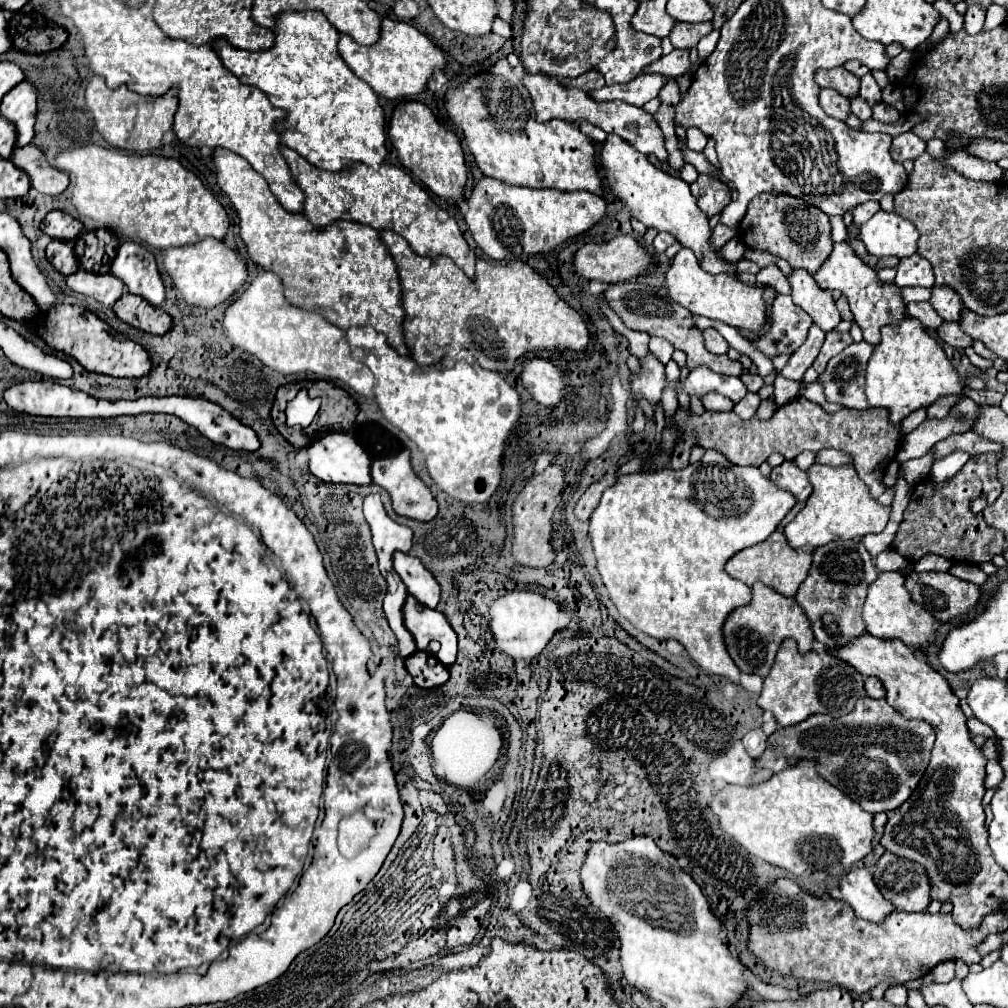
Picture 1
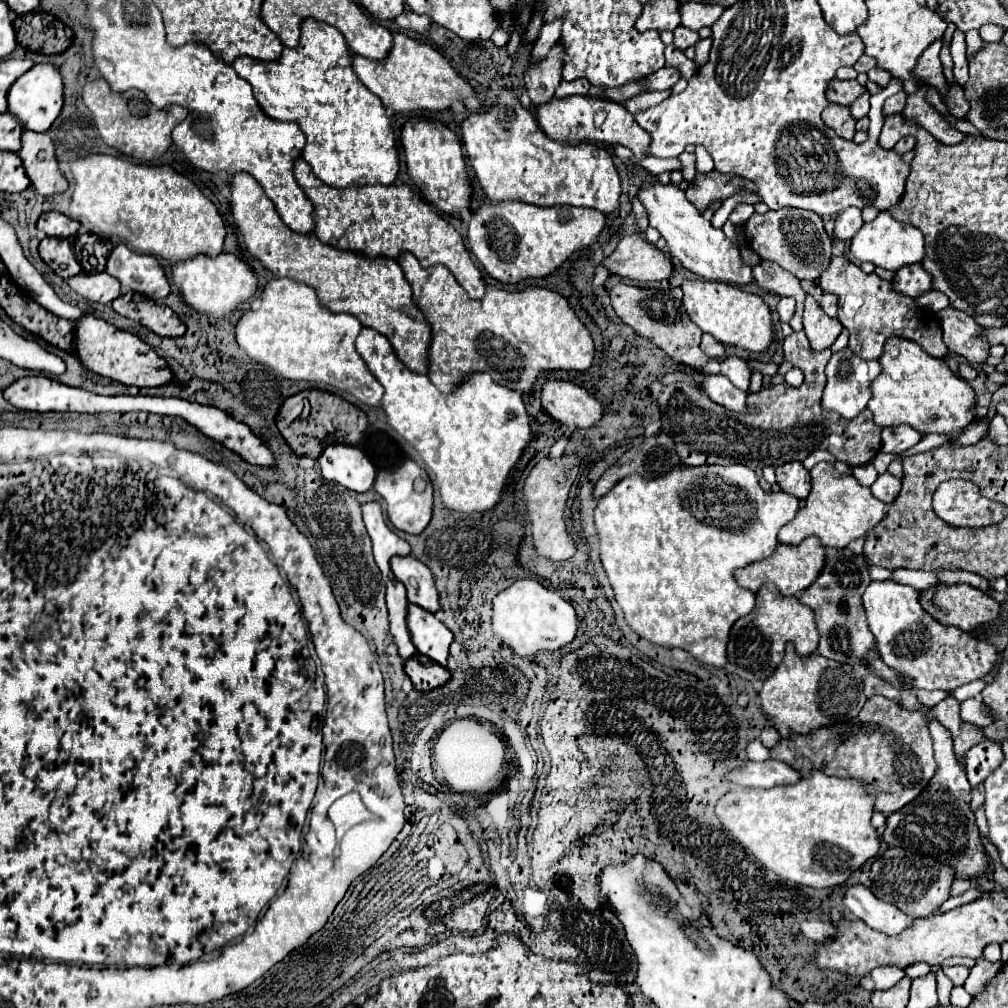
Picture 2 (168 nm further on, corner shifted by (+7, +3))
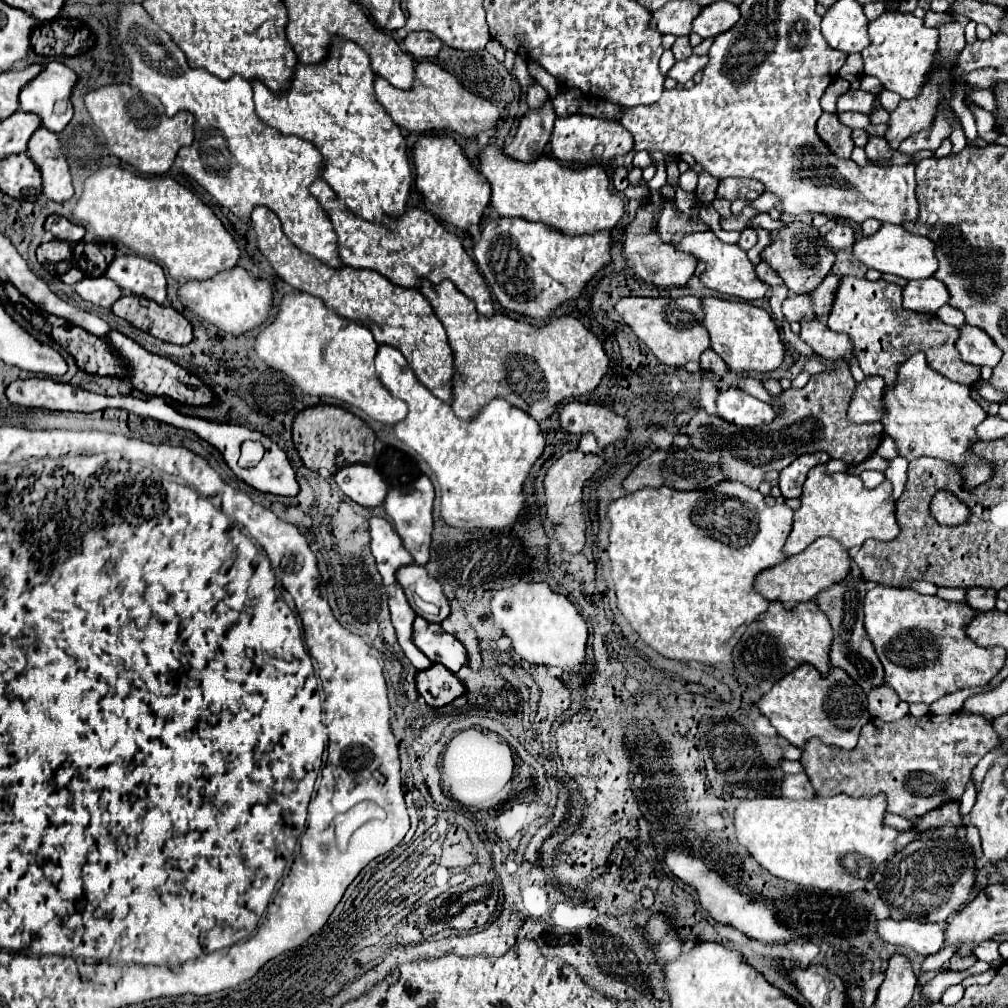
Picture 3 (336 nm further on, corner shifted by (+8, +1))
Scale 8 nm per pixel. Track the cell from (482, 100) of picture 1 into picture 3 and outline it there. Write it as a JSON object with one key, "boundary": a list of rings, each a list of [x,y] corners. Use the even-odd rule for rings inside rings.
{"boundary":[[[487,145],[481,151],[479,169],[493,189],[491,205],[501,217],[523,217],[527,221],[559,229],[559,233],[569,237],[613,229],[625,211],[623,197],[611,189],[611,183],[599,165],[571,169],[563,167],[551,157],[539,157],[533,163],[521,163],[505,157],[503,149]]]}

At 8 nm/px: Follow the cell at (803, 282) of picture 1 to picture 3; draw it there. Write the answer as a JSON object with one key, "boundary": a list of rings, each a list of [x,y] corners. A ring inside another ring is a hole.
{"boundary":[[[817,319],[801,323],[801,339],[815,351],[815,355],[823,359],[849,361],[853,357],[849,337],[831,331],[827,325],[823,325]]]}

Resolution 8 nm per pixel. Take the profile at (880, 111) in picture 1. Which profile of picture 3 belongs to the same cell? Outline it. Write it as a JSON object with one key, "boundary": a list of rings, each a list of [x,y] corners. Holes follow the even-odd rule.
{"boundary":[[[881,91],[881,93],[879,93],[879,101],[881,101],[883,109],[891,113],[891,111],[895,111],[897,103],[901,101],[901,97],[899,97],[897,93],[891,93],[891,91]]]}

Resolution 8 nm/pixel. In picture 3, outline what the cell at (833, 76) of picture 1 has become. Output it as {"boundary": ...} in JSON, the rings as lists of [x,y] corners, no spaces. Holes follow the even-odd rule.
{"boundary":[[[849,89],[845,95],[837,99],[837,111],[857,111],[857,113],[867,113],[871,115],[875,107],[875,95],[863,93],[861,89]]]}

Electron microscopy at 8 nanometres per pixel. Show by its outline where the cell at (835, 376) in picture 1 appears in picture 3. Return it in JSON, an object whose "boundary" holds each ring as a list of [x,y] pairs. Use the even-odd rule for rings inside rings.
{"boundary":[[[867,377],[857,385],[847,417],[853,423],[875,423],[883,419],[883,391],[885,383],[881,377]]]}

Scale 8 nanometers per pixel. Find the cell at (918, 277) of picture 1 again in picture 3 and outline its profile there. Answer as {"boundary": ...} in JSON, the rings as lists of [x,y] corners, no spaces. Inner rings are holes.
{"boundary":[[[935,277],[923,281],[909,281],[903,289],[903,307],[915,313],[937,313],[949,303],[947,287]]]}

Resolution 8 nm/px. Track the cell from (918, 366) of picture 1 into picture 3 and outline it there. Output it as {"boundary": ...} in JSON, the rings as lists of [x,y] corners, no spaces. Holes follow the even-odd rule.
{"boundary":[[[915,353],[899,367],[899,381],[893,389],[885,389],[883,401],[885,417],[881,423],[885,433],[897,443],[897,453],[901,457],[913,461],[927,455],[959,467],[963,489],[975,489],[993,477],[995,463],[983,457],[975,457],[969,451],[971,445],[979,441],[975,429],[987,417],[987,413],[971,397],[971,389],[967,385],[953,383],[929,369],[923,353]]]}

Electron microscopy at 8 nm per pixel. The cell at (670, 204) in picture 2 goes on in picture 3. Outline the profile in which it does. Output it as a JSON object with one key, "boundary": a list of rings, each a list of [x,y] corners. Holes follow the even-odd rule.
{"boundary":[[[711,231],[705,233],[693,233],[693,235],[685,235],[683,239],[679,239],[677,243],[679,251],[691,253],[699,259],[703,259],[707,263],[707,269],[701,277],[701,283],[707,289],[713,289],[717,293],[723,293],[727,297],[735,297],[735,299],[743,299],[743,301],[753,301],[753,299],[763,299],[767,297],[769,285],[763,283],[757,275],[755,275],[755,265],[747,259],[747,253],[739,247],[739,245],[725,245],[721,243]]]}

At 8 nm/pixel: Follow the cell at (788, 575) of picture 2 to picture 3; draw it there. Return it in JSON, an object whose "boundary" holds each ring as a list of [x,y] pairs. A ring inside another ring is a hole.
{"boundary":[[[821,537],[811,543],[803,553],[789,557],[777,567],[771,567],[757,575],[755,589],[769,601],[781,601],[785,609],[793,609],[797,603],[813,601],[821,591],[829,589],[831,585],[843,581],[847,577],[851,565],[851,557],[843,545],[831,537]]]}

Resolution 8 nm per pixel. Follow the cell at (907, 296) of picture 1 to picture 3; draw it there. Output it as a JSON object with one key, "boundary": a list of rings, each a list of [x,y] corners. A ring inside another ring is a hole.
{"boundary":[[[943,305],[939,311],[937,311],[937,317],[947,323],[947,325],[953,325],[953,327],[963,327],[965,325],[965,317],[963,313],[959,313],[959,309],[951,307],[951,305]]]}

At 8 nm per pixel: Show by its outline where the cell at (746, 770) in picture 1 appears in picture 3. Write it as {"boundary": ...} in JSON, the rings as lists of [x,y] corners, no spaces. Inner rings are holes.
{"boundary":[[[805,773],[799,775],[785,775],[783,783],[781,783],[781,793],[787,799],[811,799],[817,797],[809,777]]]}

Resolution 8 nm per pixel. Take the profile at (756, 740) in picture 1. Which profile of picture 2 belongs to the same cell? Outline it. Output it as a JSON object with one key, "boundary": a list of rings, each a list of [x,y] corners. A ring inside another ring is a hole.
{"boundary":[[[754,739],[748,743],[746,747],[746,755],[750,761],[766,761],[770,755],[768,755],[768,749],[762,745],[760,739]]]}

